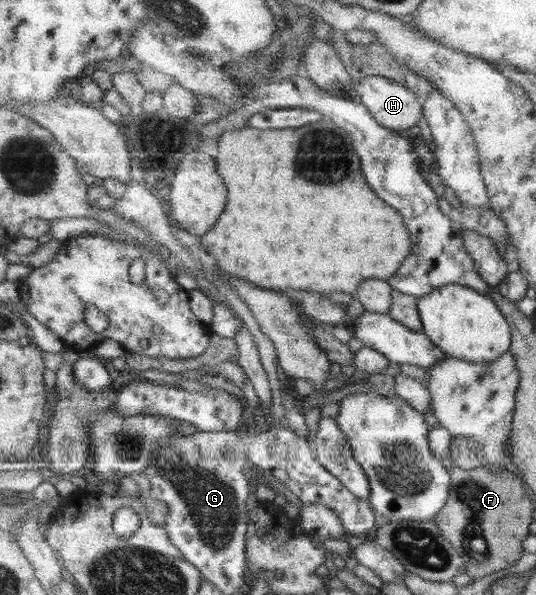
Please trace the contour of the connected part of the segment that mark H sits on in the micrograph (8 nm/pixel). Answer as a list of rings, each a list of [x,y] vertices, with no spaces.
[[[366,76],[354,81],[361,103],[388,129],[410,129],[423,117],[423,100],[411,89],[382,76]]]

